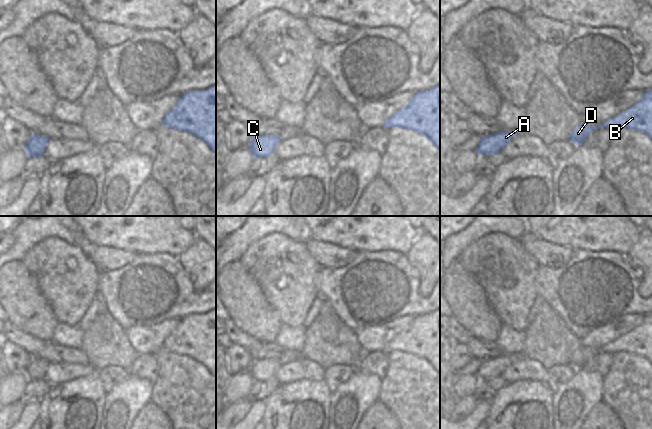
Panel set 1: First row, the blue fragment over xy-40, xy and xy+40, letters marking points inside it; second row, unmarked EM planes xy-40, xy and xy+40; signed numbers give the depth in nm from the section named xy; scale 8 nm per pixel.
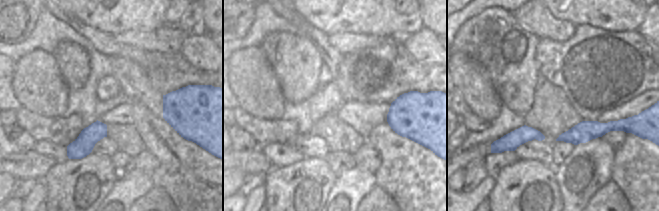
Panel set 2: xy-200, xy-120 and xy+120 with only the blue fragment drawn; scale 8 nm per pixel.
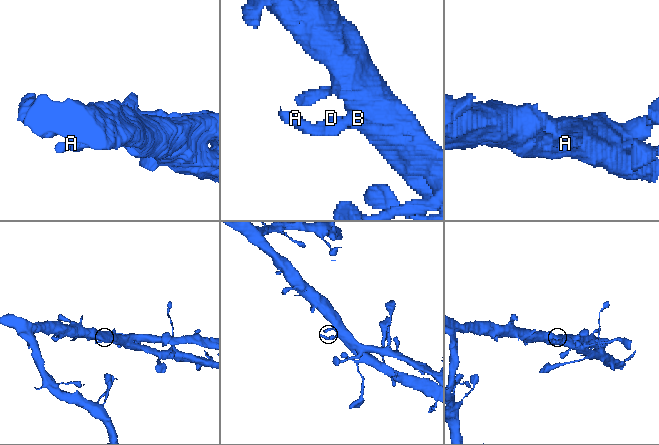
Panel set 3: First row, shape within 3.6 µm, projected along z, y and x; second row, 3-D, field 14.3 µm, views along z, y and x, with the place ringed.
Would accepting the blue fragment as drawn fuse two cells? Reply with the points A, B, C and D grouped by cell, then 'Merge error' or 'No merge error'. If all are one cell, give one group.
Groups: A B C D. No merge error

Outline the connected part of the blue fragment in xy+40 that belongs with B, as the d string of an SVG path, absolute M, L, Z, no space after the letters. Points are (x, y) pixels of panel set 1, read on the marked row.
M652 89L644 91L644 96L635 105L601 125L581 123L572 132L570 141L576 145L584 143L593 131L601 127L612 131L619 127L625 127L639 131L652 139Z

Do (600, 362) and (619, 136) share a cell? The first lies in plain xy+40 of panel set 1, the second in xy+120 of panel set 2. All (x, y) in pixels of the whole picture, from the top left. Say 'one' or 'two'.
one

